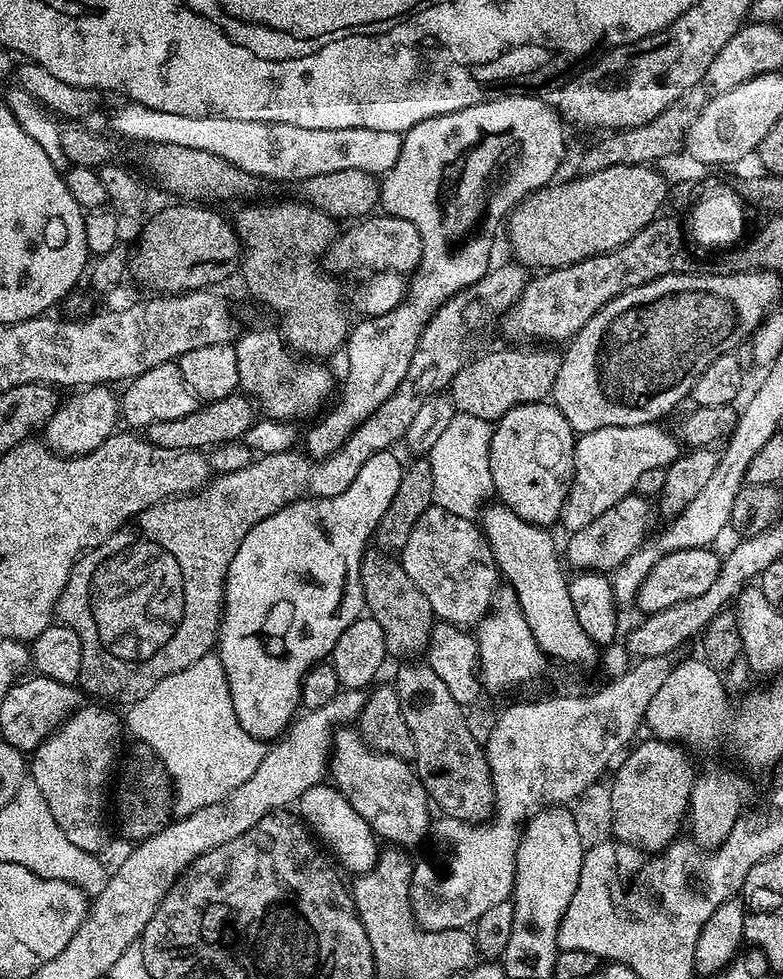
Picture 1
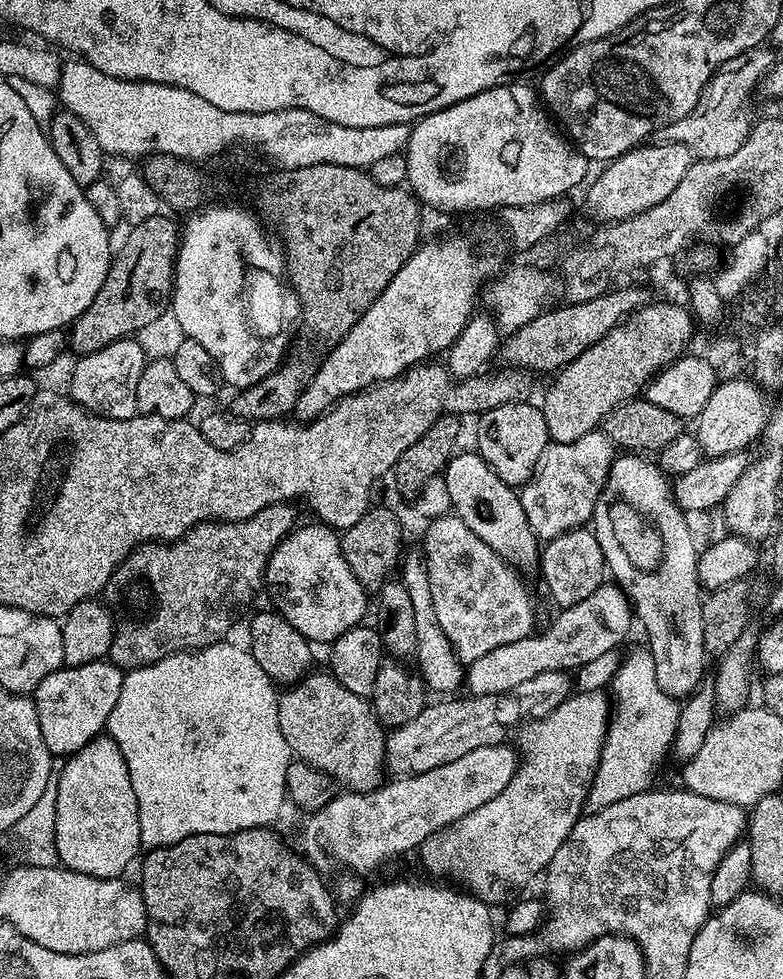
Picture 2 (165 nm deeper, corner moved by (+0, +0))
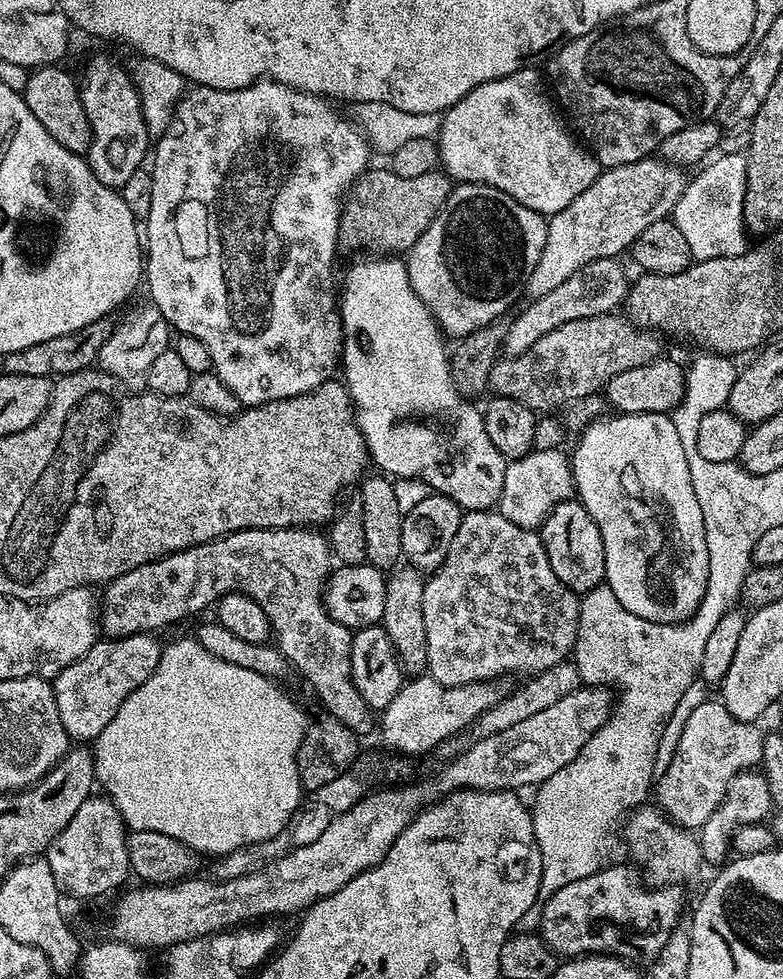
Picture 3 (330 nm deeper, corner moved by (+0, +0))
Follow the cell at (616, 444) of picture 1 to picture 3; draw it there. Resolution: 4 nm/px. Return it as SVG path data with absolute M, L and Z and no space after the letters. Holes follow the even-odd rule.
M533 449L505 465L502 494L498 511L514 525L537 529L552 512L554 506L569 500L575 491L571 459L563 449Z

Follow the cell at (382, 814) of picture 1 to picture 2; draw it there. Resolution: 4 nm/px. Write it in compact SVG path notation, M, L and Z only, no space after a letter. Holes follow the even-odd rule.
M313 671L303 680L285 687L279 693L276 705L282 738L286 738L288 751L297 761L324 772L341 789L349 792L372 792L380 787L382 783L380 775L385 775L386 772L385 729L377 720L371 703L365 697L346 690L346 686L342 686L342 682L338 682L335 676L324 672Z

